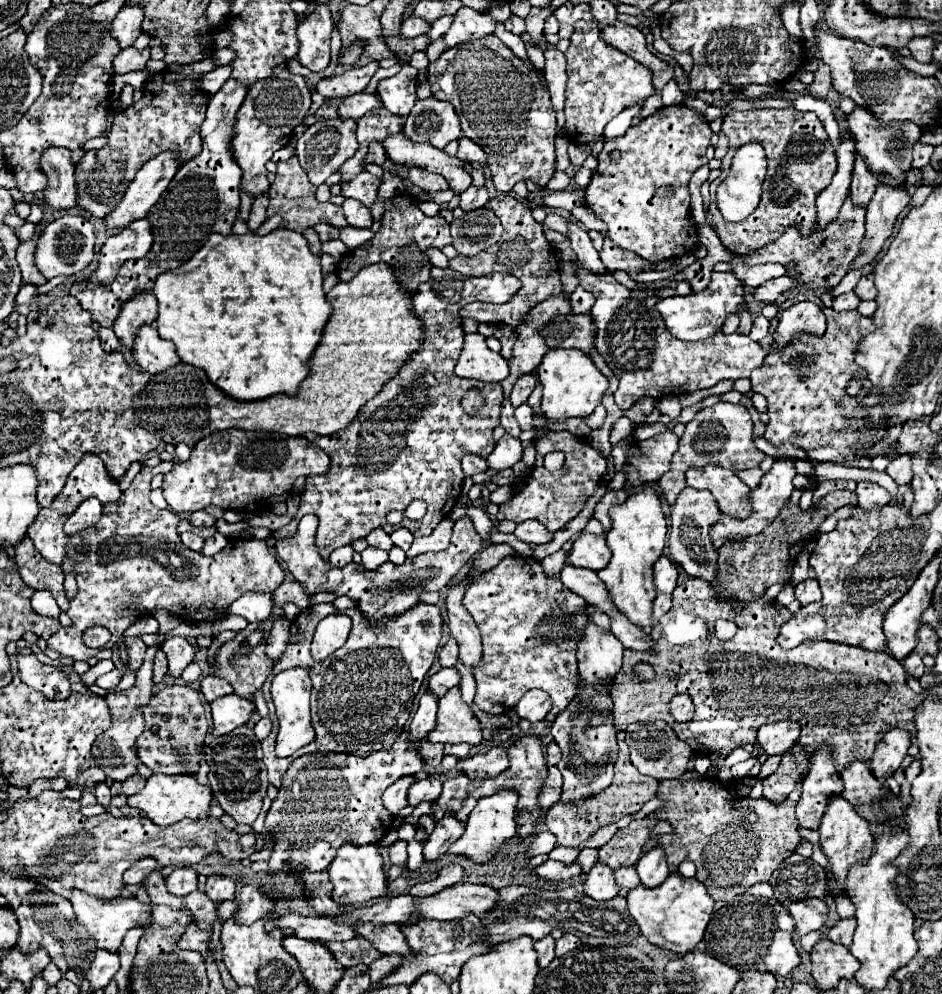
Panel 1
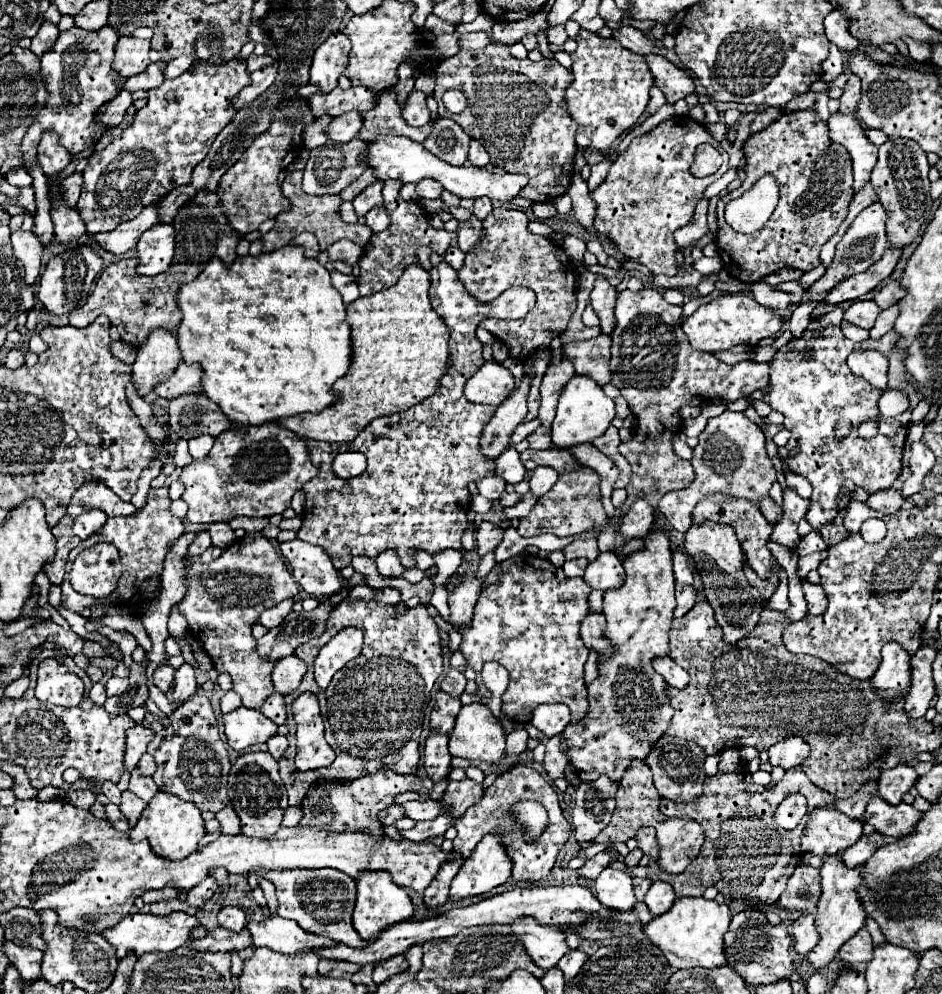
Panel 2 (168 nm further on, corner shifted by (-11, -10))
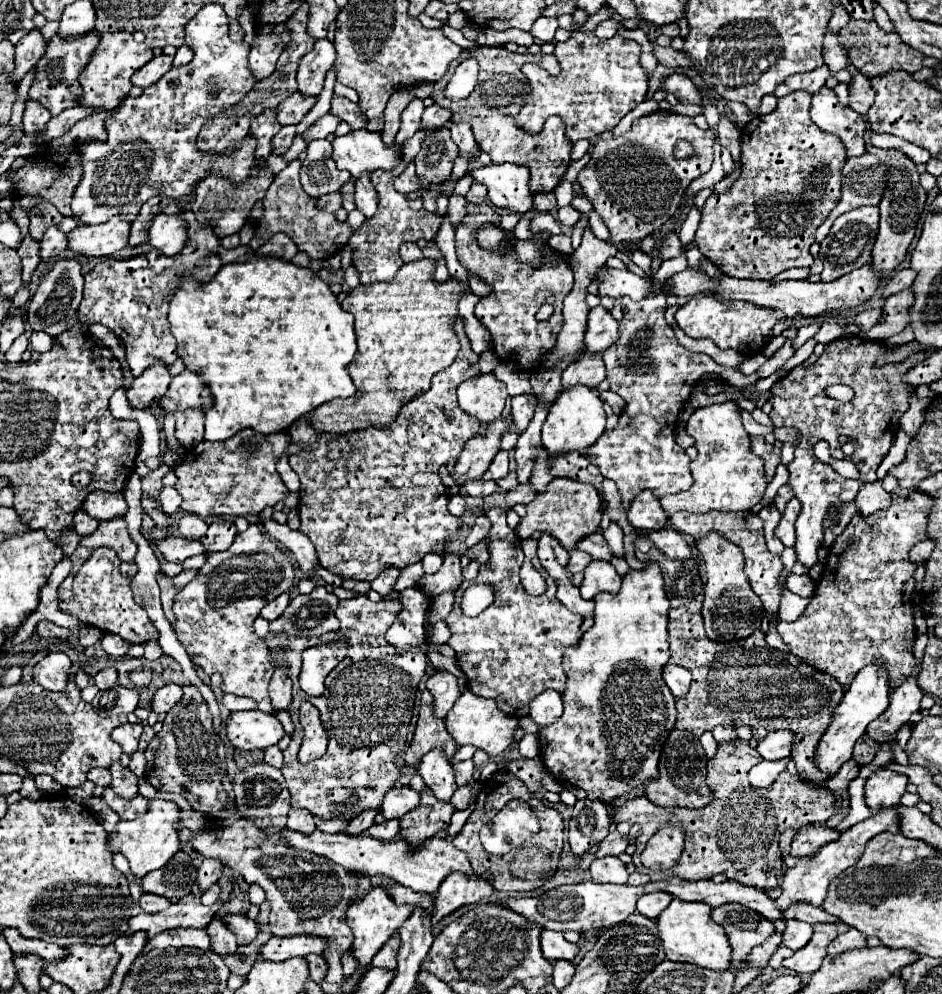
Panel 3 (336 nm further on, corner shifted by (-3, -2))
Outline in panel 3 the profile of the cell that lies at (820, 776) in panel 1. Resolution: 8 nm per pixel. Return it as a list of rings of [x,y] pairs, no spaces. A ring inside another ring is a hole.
[[[804,824],[796,836],[792,838],[792,856],[810,856],[816,854],[820,846],[834,842],[840,838],[840,832],[836,828],[830,828],[826,824]]]

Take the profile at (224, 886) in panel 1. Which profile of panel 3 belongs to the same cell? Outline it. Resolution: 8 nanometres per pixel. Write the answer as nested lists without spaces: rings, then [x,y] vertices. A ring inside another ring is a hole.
[[[216,916],[212,918],[212,922],[206,926],[210,938],[212,938],[212,950],[220,956],[226,954],[234,954],[236,952],[236,936],[232,934],[232,930],[228,930],[228,926],[224,926],[222,918]]]

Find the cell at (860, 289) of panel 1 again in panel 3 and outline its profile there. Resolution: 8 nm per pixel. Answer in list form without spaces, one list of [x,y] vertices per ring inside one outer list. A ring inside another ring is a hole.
[[[910,268],[898,270],[892,278],[886,280],[884,290],[882,290],[882,296],[888,298],[892,292],[900,292],[900,290],[904,290],[904,288],[910,288],[912,282],[914,282],[914,278],[916,278],[916,272],[914,272],[914,270],[910,270]]]

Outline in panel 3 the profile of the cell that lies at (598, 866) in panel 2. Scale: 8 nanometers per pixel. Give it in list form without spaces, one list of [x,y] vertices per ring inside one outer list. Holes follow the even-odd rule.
[[[610,832],[600,844],[598,844],[598,850],[596,850],[596,858],[606,858],[606,856],[618,856],[626,850],[628,846],[628,836],[620,834],[620,832]]]

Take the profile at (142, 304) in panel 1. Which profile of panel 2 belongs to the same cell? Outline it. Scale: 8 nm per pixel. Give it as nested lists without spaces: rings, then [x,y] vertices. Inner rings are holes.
[[[154,330],[146,344],[138,348],[138,358],[132,364],[132,384],[138,396],[146,396],[156,384],[166,382],[182,362],[176,336],[166,330]]]

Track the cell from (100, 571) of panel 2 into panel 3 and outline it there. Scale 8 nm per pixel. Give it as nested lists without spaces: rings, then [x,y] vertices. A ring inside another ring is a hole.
[[[104,546],[96,548],[92,556],[80,566],[78,574],[74,576],[74,582],[72,582],[74,598],[70,602],[60,602],[60,608],[64,612],[74,614],[82,624],[90,624],[104,632],[118,634],[130,644],[144,644],[150,640],[158,640],[156,626],[150,622],[146,610],[142,610],[134,602],[130,592],[130,578],[122,576],[118,566],[120,566],[120,558],[116,556],[114,550]]]

